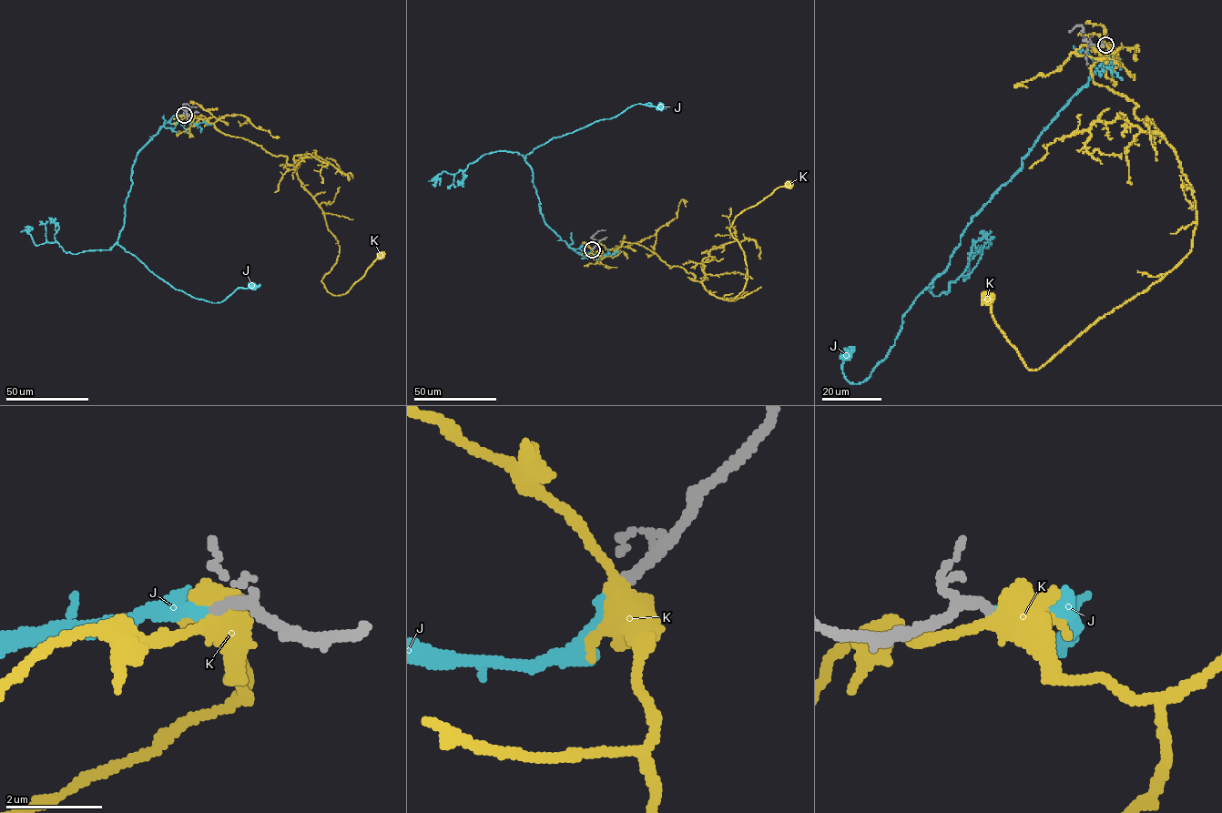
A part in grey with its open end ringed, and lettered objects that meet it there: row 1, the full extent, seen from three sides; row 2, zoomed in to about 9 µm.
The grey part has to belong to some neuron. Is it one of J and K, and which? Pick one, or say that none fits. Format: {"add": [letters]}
{"add": ["J"]}

